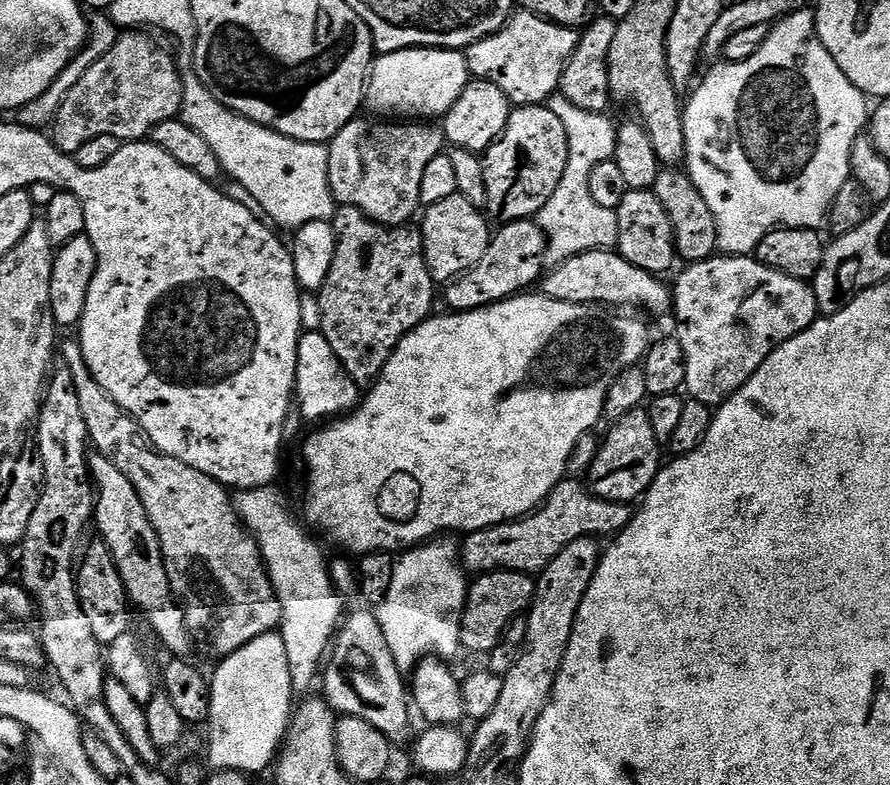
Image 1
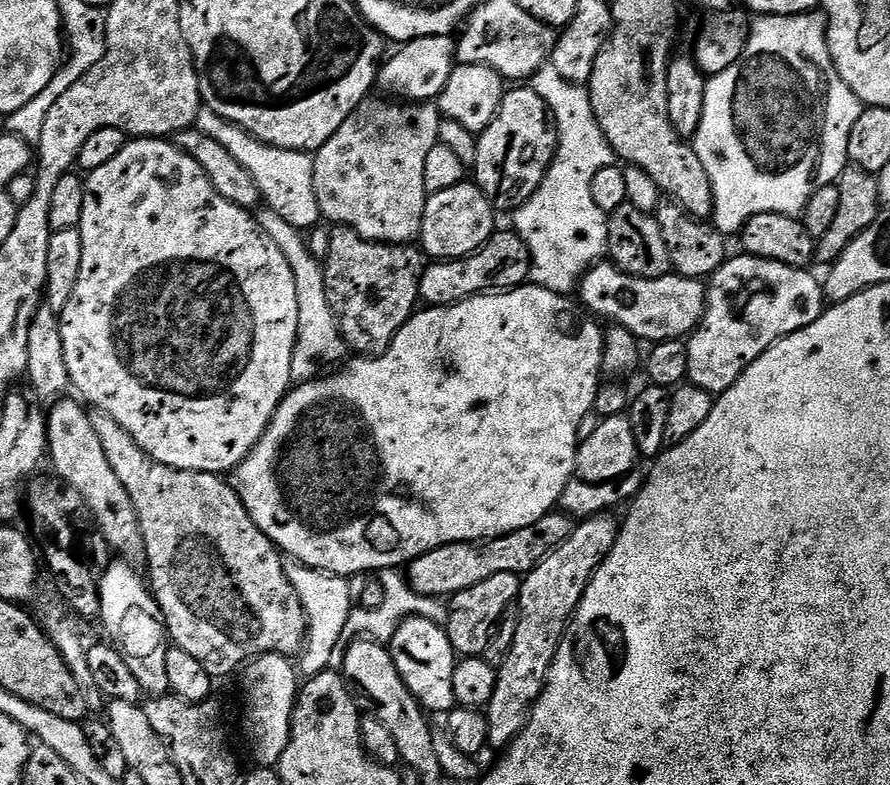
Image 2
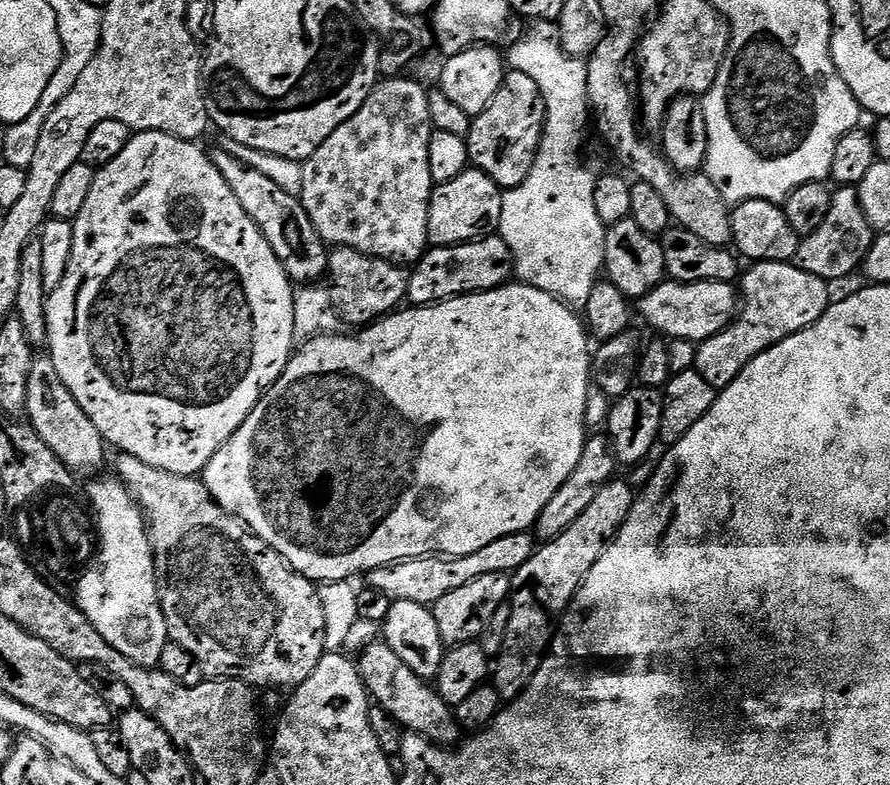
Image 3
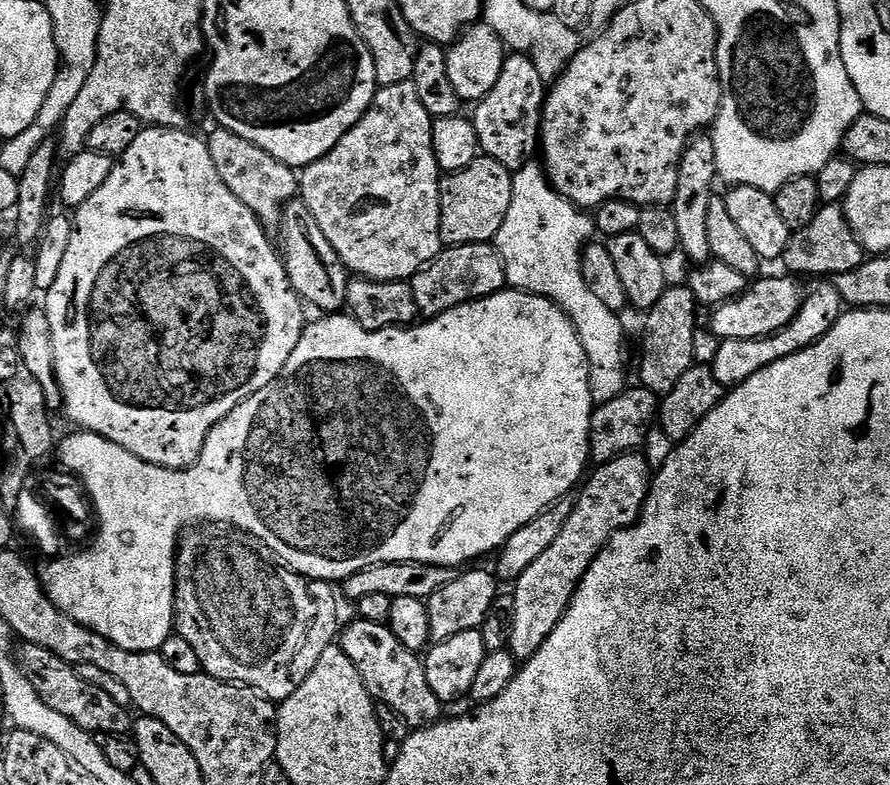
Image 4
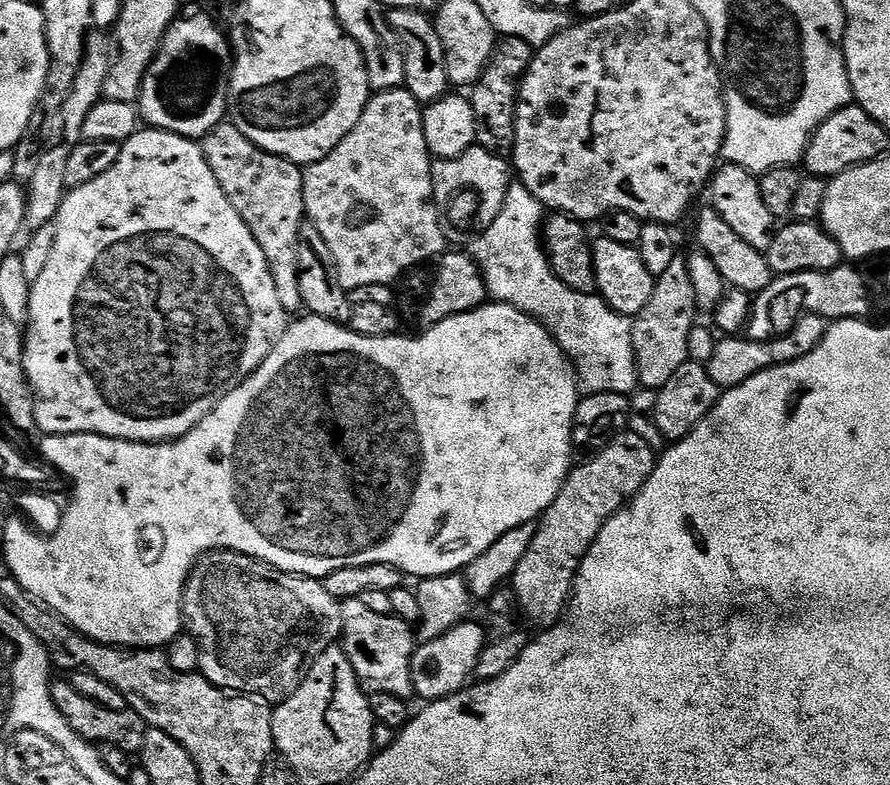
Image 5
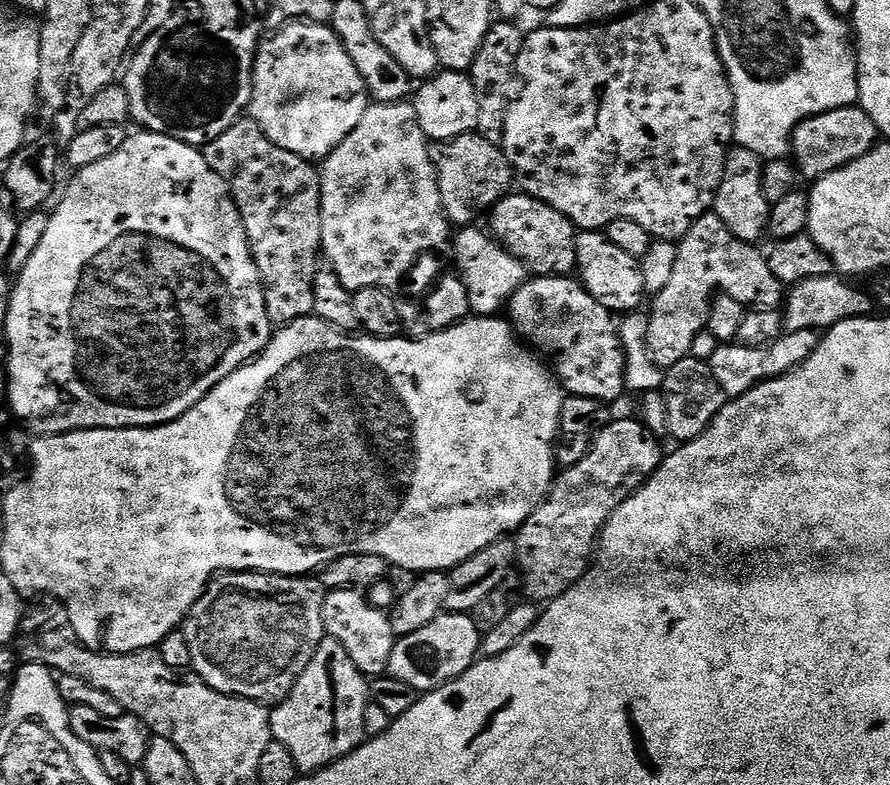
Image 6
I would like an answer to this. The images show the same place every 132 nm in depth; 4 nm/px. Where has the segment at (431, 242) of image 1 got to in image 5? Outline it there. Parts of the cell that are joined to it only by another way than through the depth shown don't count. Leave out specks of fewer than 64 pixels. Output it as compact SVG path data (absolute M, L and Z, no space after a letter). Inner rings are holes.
M473 146L458 158L436 160L432 165L432 199L447 231L456 236L475 237L484 232L502 214L506 194L514 183L509 161L490 150Z

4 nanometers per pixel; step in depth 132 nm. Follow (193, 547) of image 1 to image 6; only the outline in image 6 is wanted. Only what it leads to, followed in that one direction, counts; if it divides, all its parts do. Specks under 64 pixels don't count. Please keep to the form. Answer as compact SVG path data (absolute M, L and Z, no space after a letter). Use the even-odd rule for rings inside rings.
M225 572L217 575L209 580L186 621L195 675L207 677L212 668L210 683L219 692L254 700L265 706L279 704L290 694L302 670L310 666L318 646L326 639L325 595L325 589L316 578L274 576L270 572Z

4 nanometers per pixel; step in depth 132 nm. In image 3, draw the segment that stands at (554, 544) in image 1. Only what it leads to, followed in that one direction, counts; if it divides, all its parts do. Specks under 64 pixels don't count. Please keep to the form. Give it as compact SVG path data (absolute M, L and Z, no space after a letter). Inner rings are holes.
M531 531L510 534L506 538L498 538L498 542L490 542L490 546L482 546L482 550L474 550L474 554L450 556L433 554L419 556L409 560L399 560L386 566L378 566L367 573L367 587L386 594L390 600L409 600L429 606L436 604L438 598L451 594L466 586L466 582L474 582L474 578L482 578L482 574L498 574L507 572L514 574L535 554L538 540Z

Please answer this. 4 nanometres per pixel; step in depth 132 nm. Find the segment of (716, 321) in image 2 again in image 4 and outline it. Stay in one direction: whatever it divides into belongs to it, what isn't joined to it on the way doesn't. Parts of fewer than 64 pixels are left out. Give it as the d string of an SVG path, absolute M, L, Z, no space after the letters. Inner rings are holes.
M816 282L812 288L813 296L803 301L800 310L788 327L772 336L764 336L760 340L721 340L712 364L710 365L714 378L726 390L731 390L737 384L746 382L760 368L773 364L776 360L789 356L791 352L798 352L807 348L815 340L820 340L832 329L834 322L842 315L842 301L835 283Z

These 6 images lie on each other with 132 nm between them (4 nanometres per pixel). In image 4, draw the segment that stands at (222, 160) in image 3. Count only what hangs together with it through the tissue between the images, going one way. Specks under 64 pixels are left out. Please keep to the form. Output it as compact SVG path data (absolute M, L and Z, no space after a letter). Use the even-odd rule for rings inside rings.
M297 198L285 206L283 214L280 215L278 231L278 248L296 295L305 305L313 304L314 307L321 308L321 313L339 313L348 302L350 273L338 258L338 254L334 254L334 246L326 242L326 234L322 234L318 222L314 222L314 214L310 214L303 200Z

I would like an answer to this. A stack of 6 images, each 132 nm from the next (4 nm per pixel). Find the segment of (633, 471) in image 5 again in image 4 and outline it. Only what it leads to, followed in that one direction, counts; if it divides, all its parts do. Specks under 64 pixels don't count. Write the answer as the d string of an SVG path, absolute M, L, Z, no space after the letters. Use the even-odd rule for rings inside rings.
M636 450L623 452L612 460L597 463L596 469L593 467L579 485L576 501L572 509L567 509L564 524L548 549L538 554L538 558L534 558L534 562L530 562L530 566L526 566L526 570L516 577L516 593L512 596L512 629L508 632L507 647L517 661L529 660L540 649L542 642L546 642L554 626L558 626L584 569L591 564L597 549L612 533L630 528L639 520L650 487L648 464L640 454Z

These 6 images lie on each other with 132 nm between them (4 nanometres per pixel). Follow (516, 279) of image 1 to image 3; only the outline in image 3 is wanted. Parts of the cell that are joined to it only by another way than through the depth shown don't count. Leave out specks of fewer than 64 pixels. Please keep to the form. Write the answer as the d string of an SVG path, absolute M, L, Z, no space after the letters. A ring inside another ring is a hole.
M498 234L482 236L479 240L471 240L465 244L429 247L423 258L415 261L411 269L406 300L412 306L427 306L452 300L456 296L503 288L513 279L515 267L510 246L506 246L506 242Z

